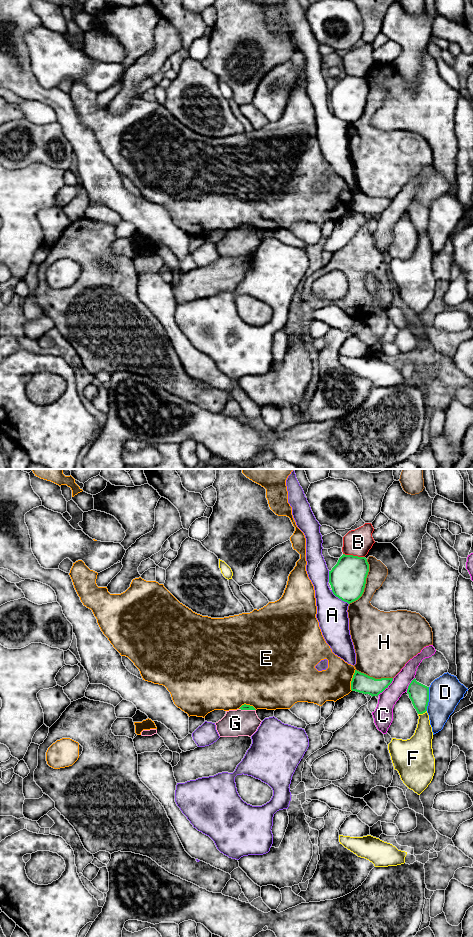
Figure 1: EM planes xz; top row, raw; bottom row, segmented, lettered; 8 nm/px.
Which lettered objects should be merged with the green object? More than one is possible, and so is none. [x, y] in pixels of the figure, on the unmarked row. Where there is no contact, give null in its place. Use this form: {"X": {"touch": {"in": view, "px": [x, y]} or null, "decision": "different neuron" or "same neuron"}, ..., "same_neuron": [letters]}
{"A": {"touch": {"in": "xz", "px": [339, 118]}, "decision": "different neuron"}, "B": {"touch": {"in": "xz", "px": [354, 76]}, "decision": "different neuron"}, "C": {"touch": {"in": "xz", "px": [386, 207]}, "decision": "different neuron"}, "D": {"touch": {"in": "xz", "px": [428, 219]}, "decision": "different neuron"}, "E": {"touch": {"in": "xz", "px": [352, 200]}, "decision": "different neuron"}, "F": {"touch": {"in": "xz", "px": [422, 233]}, "decision": "different neuron"}, "G": {"touch": {"in": "xz", "px": [247, 229]}, "decision": "different neuron"}, "H": {"touch": {"in": "xz", "px": [365, 103]}, "decision": "different neuron"}, "same_neuron": []}

